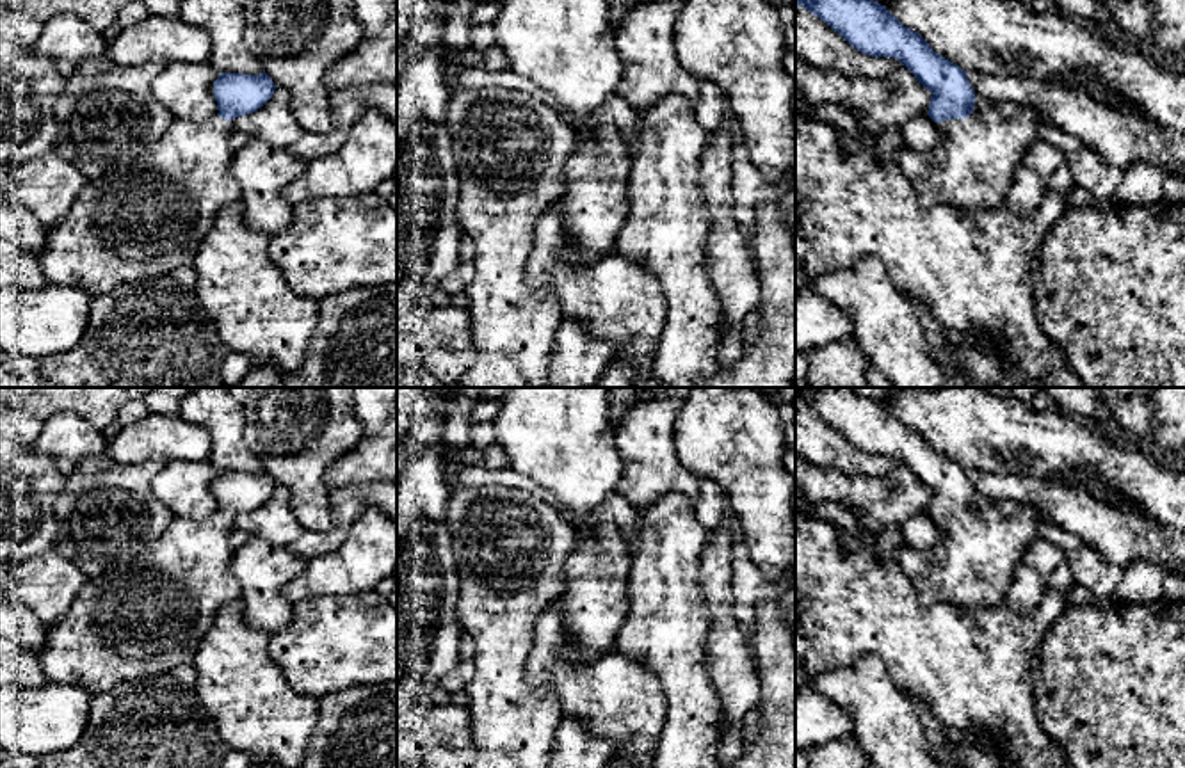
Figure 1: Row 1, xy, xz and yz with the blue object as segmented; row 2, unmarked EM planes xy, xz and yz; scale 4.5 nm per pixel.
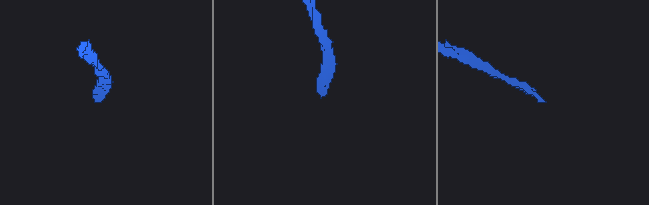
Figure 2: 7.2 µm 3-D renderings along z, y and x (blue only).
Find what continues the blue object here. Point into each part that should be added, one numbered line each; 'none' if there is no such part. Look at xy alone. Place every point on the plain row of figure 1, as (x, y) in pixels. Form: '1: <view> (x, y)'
1: xy (139, 621)

